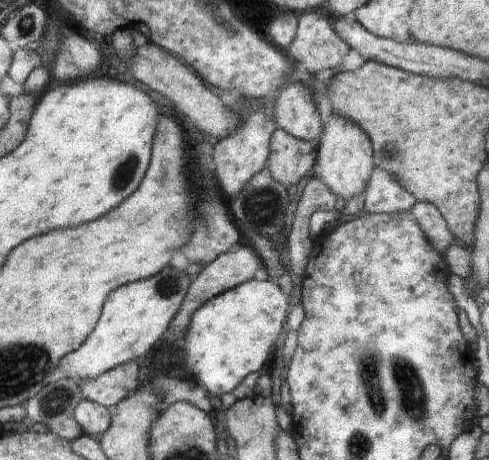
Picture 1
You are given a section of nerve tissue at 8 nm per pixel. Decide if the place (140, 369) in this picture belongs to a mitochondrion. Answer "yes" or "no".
no

